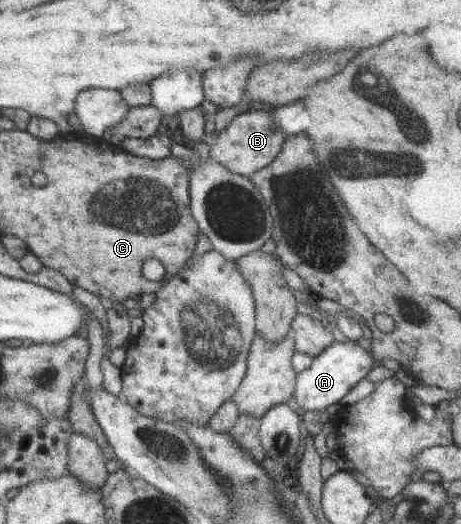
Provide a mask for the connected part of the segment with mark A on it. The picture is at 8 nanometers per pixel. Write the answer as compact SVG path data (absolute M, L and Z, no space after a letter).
M336 341L335 345L327 346L322 353L313 357L309 368L299 372L293 406L300 406L305 412L325 410L326 406L339 402L359 380L363 380L374 365L371 354L365 352L355 341Z

